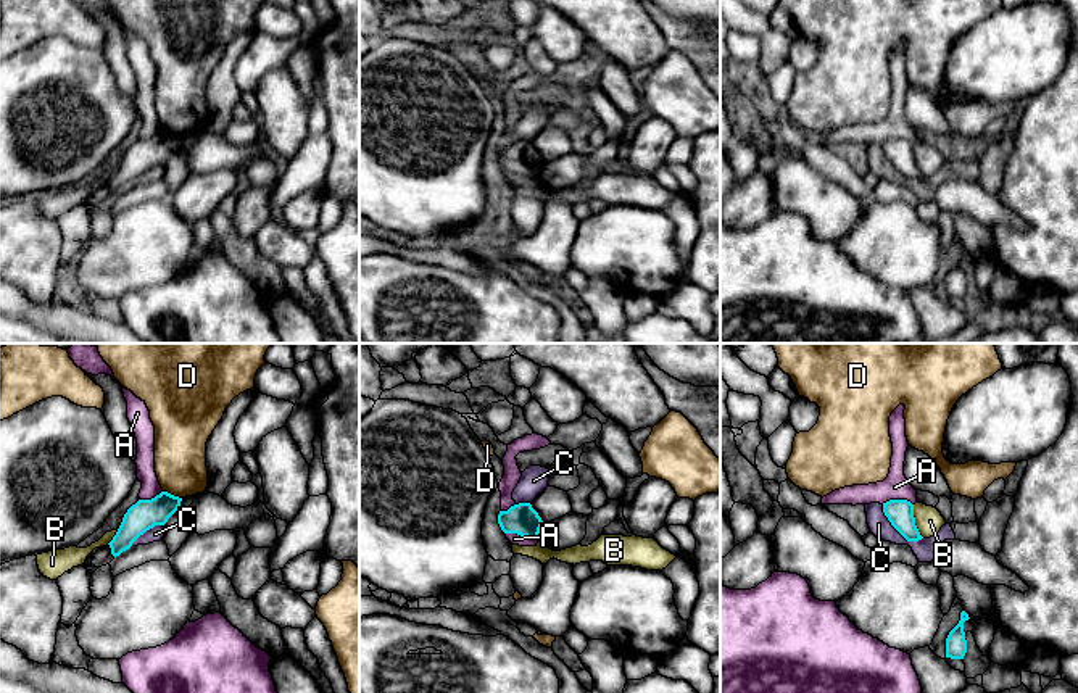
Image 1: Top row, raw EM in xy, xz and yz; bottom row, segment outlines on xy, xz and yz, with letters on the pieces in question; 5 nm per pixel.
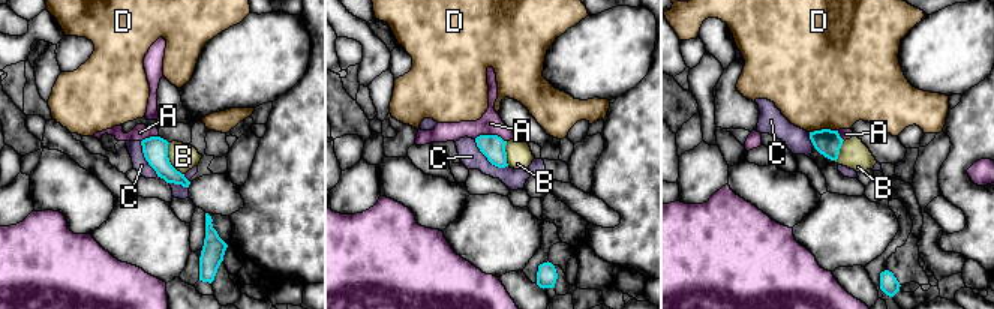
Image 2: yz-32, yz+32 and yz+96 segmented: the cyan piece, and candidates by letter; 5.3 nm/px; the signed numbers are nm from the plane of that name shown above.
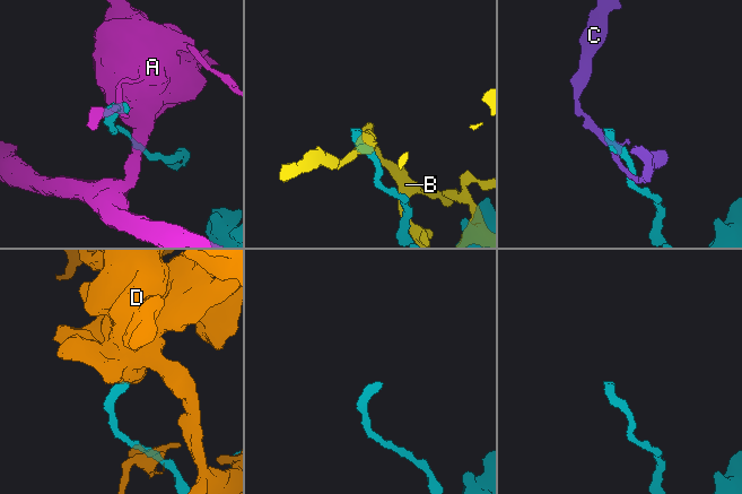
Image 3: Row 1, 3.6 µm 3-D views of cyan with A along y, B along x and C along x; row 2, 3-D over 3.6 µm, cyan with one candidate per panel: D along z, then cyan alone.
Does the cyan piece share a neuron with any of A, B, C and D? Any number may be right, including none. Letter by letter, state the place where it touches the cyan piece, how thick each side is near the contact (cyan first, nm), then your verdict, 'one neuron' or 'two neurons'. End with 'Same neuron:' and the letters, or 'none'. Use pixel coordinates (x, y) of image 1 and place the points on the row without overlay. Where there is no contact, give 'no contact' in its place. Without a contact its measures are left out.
A: contact xz (521, 174); calibres 160 and 60 nm; two neurons
B: contact yz (914, 160); calibres 140 and 140 nm; two neurons
C: contact yz (898, 170); calibres 140 and 110 nm; two neurons
D: contact xy (173, 134); calibres 150 and 260 nm; two neurons
Same neuron: none

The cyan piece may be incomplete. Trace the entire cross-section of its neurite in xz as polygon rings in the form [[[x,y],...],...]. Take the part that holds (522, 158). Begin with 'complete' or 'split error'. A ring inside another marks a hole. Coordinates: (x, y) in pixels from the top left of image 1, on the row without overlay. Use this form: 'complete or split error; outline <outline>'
complete; outline [[[519,142],[508,150],[500,150],[498,163],[504,172],[538,177],[543,160],[530,142]]]

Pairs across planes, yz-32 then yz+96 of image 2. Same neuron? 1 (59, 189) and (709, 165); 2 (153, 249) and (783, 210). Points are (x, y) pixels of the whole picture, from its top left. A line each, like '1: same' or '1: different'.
1: different
2: different

